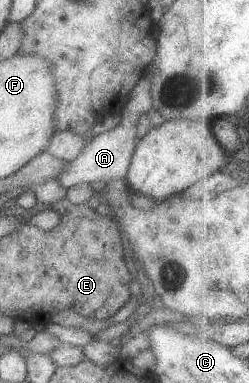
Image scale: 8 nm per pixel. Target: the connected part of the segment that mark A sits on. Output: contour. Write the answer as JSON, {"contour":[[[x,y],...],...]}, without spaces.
{"contour":[[[119,123],[115,128],[101,132],[97,136],[88,135],[87,144],[81,154],[69,161],[69,166],[63,174],[59,174],[56,182],[68,189],[76,184],[91,184],[92,182],[111,182],[115,178],[124,178],[131,156],[137,146],[136,128],[134,124]]]}

